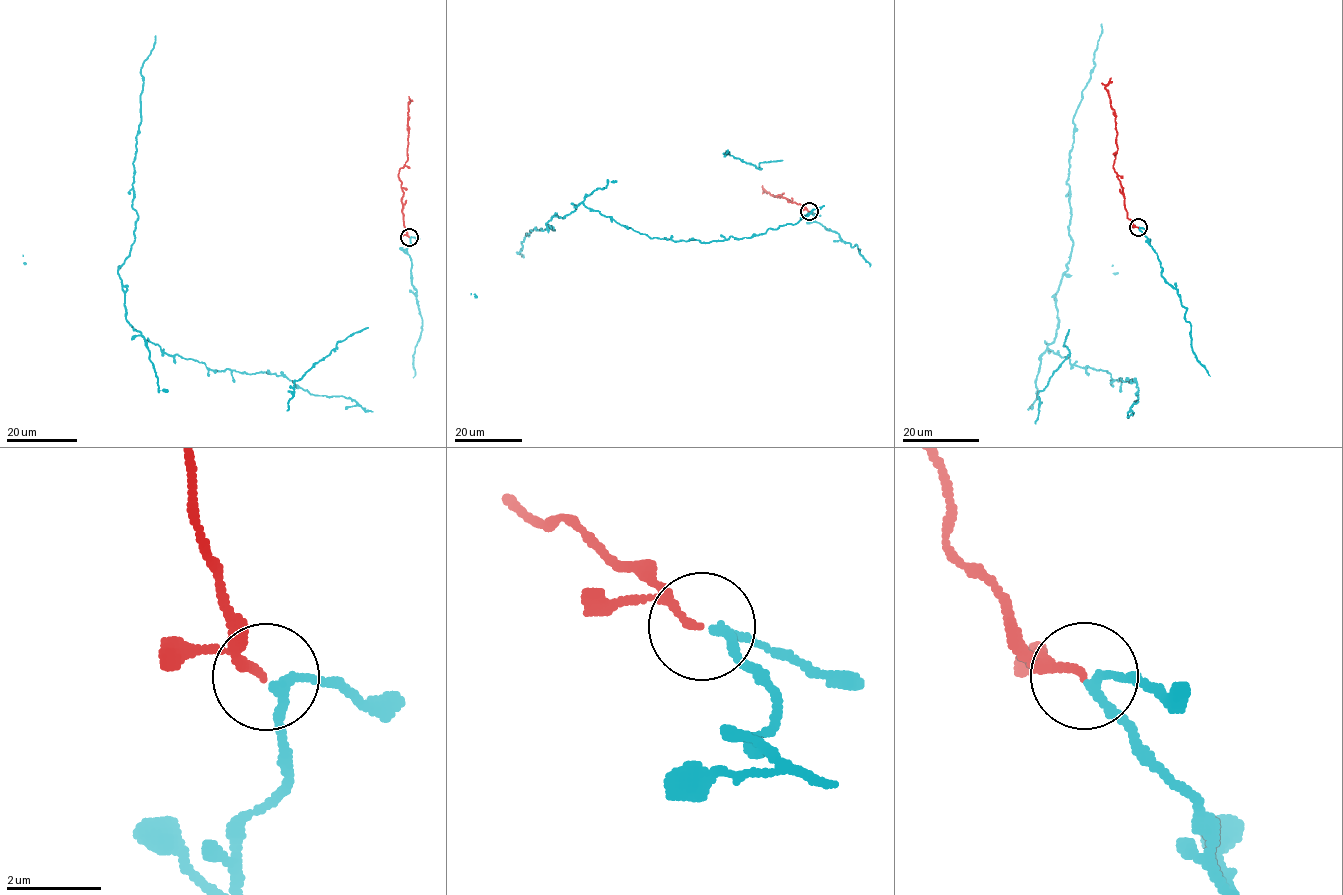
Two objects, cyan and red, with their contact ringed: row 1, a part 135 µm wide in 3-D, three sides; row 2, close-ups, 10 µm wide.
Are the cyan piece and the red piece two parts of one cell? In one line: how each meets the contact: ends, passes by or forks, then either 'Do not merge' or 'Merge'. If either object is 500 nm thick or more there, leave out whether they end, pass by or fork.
At the ring cyan passes by. At the ring red ends. Merge

